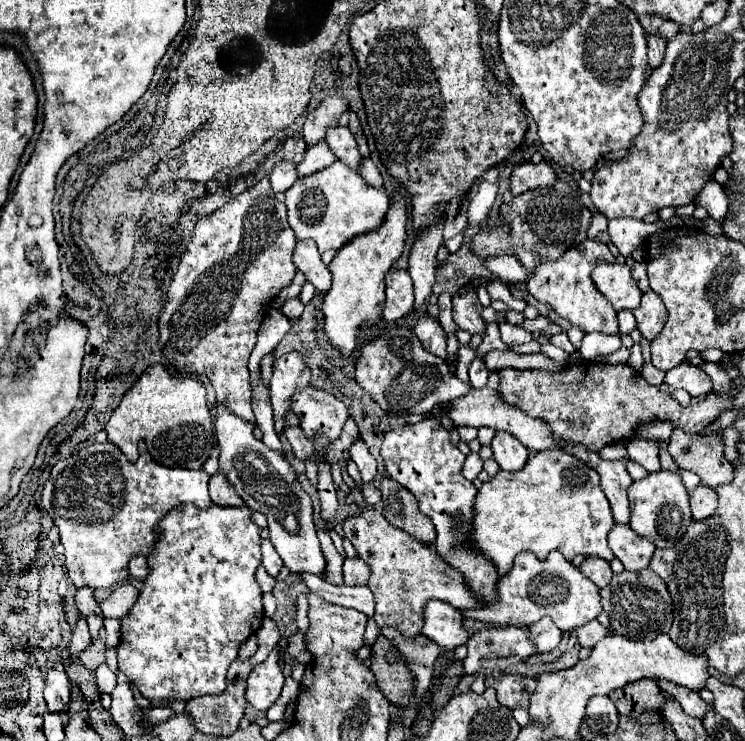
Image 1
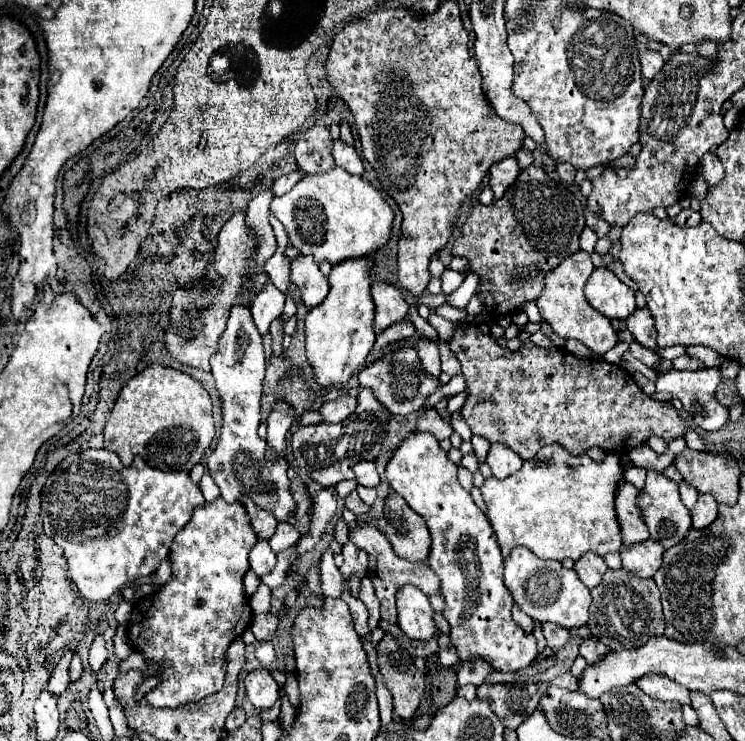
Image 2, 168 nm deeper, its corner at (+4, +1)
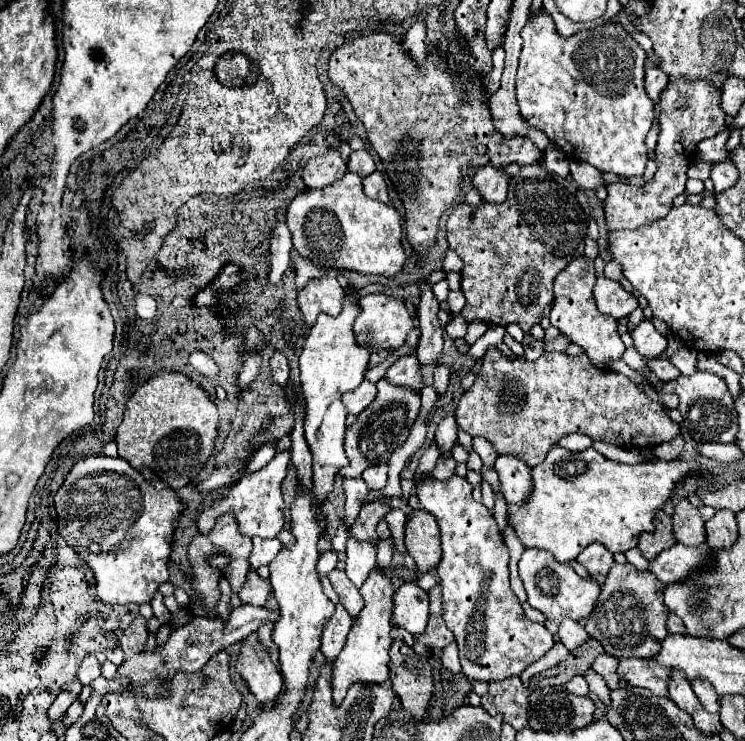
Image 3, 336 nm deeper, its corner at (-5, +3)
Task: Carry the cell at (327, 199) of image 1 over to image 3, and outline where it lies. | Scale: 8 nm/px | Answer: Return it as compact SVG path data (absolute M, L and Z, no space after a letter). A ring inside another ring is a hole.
M345 173L341 181L325 187L325 189L307 189L299 193L287 207L287 227L293 235L293 247L301 257L311 259L317 267L329 269L347 269L363 275L383 275L395 277L401 273L407 255L403 249L403 229L399 213L381 201L375 201L363 193L361 177L357 173Z

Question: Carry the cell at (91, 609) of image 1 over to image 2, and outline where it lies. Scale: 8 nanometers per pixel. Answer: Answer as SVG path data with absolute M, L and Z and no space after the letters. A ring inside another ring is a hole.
M96 635L94 637L94 643L92 643L92 647L89 650L89 664L91 669L99 671L108 658L108 651L104 647L104 637L102 635Z

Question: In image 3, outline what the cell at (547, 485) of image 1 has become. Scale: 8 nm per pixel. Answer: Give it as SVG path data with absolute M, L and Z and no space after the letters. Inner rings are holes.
M559 445L551 447L547 459L537 465L533 471L535 489L525 505L509 505L511 519L515 523L515 533L523 541L525 547L545 549L555 555L559 563L573 561L587 545L603 543L611 553L627 551L637 545L637 537L643 531L655 529L655 513L665 505L671 497L673 489L685 481L687 477L701 477L703 481L713 481L713 475L707 467L689 461L641 461L637 465L625 465L611 459L605 459L595 449L585 451L569 451Z

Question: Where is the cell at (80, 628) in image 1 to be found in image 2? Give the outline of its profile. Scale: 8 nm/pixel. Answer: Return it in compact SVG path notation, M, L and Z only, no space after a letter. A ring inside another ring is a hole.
M66 649L66 653L60 657L60 663L52 671L52 677L50 677L50 683L48 683L48 691L52 691L54 695L60 695L68 687L72 655L74 655L74 651L72 649Z

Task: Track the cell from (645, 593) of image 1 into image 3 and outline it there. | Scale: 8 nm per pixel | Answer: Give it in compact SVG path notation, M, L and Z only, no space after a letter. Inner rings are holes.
M615 563L607 575L605 585L601 587L601 595L597 599L597 609L587 617L587 633L597 639L605 653L623 659L623 657L639 657L649 659L655 657L661 649L661 641L667 637L667 613L669 609L663 603L665 583L657 581L653 573L639 571L633 565Z

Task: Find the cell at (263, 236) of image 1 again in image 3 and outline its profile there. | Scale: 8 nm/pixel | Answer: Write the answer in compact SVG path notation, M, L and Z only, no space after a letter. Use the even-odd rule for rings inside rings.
M297 255L293 261L295 261L295 269L297 269L297 289L305 287L309 279L323 275L321 269L317 269L309 259L301 259L301 255Z

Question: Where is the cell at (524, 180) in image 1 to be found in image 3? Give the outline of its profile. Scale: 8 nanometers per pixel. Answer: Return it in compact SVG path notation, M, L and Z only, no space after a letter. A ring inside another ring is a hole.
M481 167L469 175L473 187L481 193L481 199L487 203L503 203L507 197L509 177L503 169L497 167Z

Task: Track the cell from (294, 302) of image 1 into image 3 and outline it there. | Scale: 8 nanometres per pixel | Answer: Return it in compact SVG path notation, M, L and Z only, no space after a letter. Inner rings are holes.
M275 351L269 359L269 381L275 385L287 385L289 381L289 365L287 365L287 357L281 351Z

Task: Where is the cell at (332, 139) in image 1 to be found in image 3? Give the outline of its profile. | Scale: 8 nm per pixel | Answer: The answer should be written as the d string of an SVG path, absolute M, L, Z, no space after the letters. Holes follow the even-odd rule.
M353 151L347 167L349 167L349 171L353 171L357 175L367 177L367 175L371 175L375 171L375 161L369 155L369 151Z

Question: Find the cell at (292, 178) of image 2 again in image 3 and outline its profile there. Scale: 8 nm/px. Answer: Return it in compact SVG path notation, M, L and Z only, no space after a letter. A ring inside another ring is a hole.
M279 211L275 237L271 243L271 271L269 271L271 283L279 283L283 279L283 273L289 267L289 251L291 251L291 233L285 225L285 211Z

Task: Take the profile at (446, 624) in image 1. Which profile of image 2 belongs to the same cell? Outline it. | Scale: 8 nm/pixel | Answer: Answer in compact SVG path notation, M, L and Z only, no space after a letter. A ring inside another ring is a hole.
M406 585L396 595L396 607L398 607L398 623L400 629L410 639L432 639L432 635L438 635L438 627L434 623L434 609L428 601L428 597L418 591L412 585Z

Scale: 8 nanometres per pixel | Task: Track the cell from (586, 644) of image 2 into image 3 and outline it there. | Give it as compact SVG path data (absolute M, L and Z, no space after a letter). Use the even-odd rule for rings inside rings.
M603 653L603 655L599 655L599 657L595 659L595 663L593 663L593 667L591 667L597 675L601 675L601 677L605 679L605 683L609 685L611 691L613 691L613 689L619 689L619 681L621 681L621 677L615 673L615 671L617 671L617 663L619 663L619 659L615 659L615 657Z

